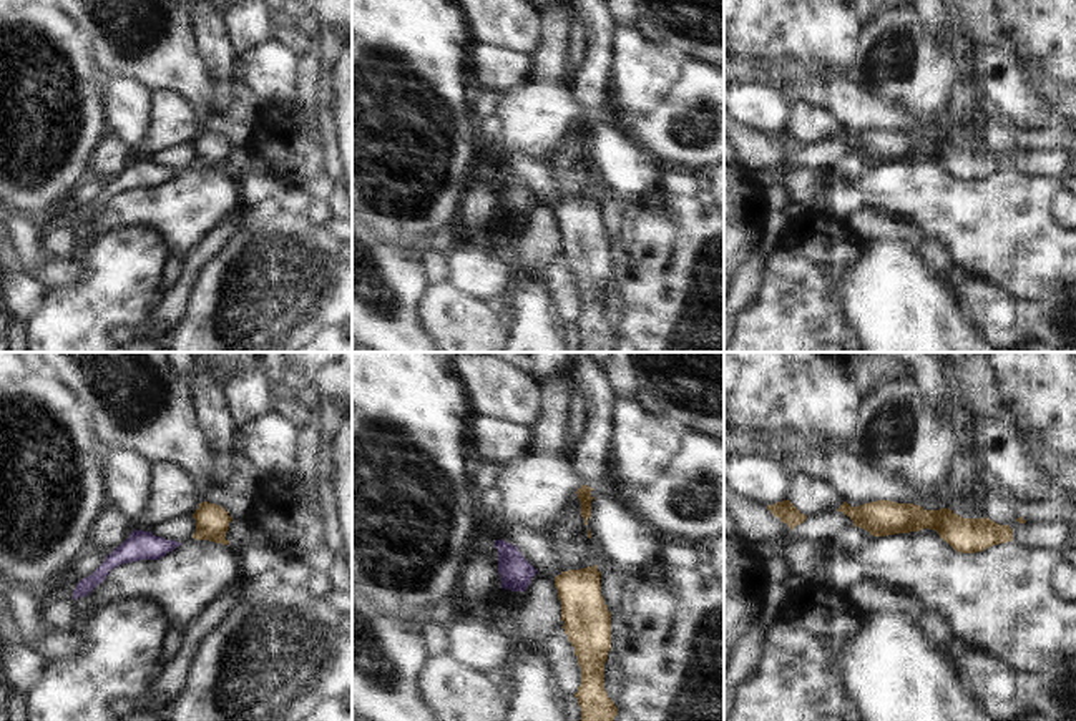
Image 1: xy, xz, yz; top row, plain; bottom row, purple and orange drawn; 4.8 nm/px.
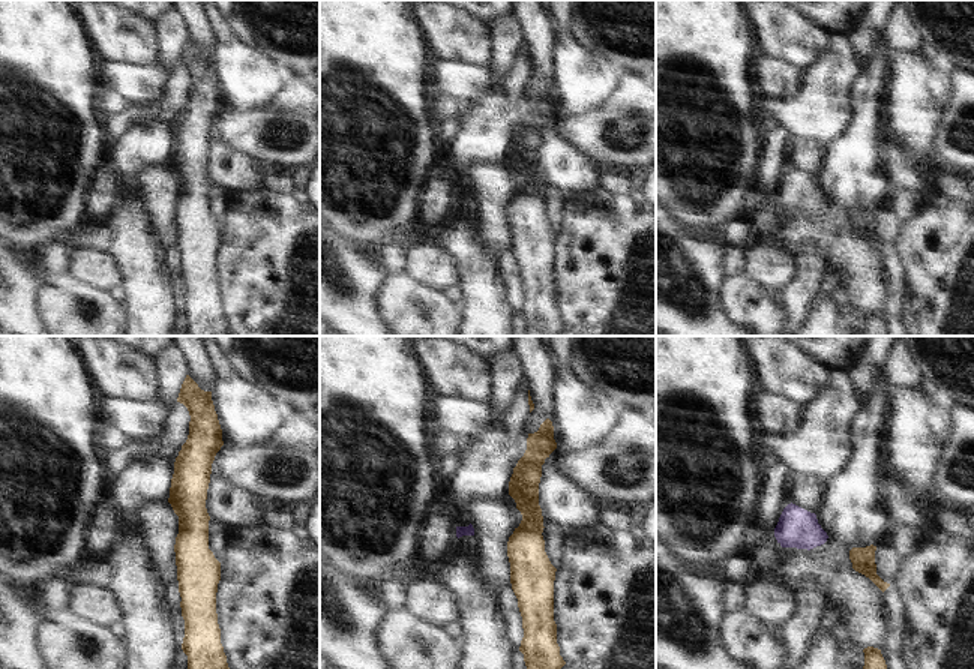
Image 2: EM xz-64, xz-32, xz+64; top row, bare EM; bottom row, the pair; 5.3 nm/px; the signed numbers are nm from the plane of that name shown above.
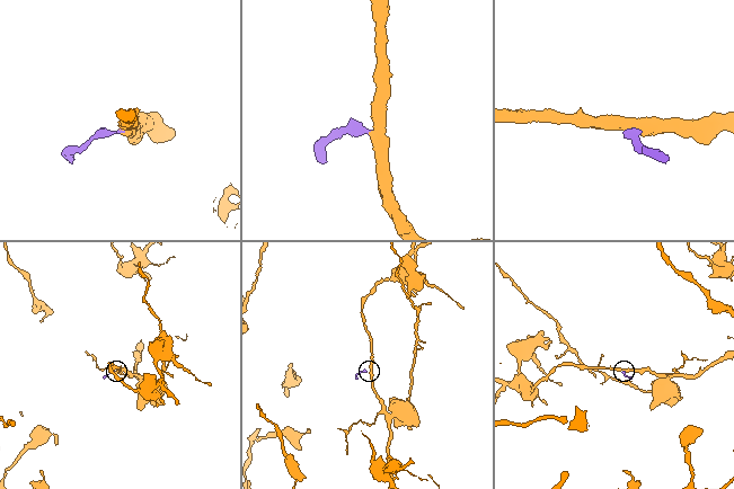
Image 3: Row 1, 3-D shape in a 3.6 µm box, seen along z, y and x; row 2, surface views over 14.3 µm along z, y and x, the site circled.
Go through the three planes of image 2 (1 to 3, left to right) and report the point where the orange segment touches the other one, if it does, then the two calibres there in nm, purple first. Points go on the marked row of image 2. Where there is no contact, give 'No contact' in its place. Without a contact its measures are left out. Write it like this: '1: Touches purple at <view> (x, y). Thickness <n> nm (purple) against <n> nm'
1: No contact
2: No contact
3: No contact.

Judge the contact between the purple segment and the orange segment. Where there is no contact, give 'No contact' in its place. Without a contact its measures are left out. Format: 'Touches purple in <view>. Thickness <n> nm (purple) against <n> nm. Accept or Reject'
No contact. Accept.

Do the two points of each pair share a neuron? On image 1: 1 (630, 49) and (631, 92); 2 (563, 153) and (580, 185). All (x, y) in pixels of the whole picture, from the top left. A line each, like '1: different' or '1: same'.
1: same
2: same

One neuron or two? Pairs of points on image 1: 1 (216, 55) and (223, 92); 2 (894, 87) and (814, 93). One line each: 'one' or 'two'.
1: one
2: two

